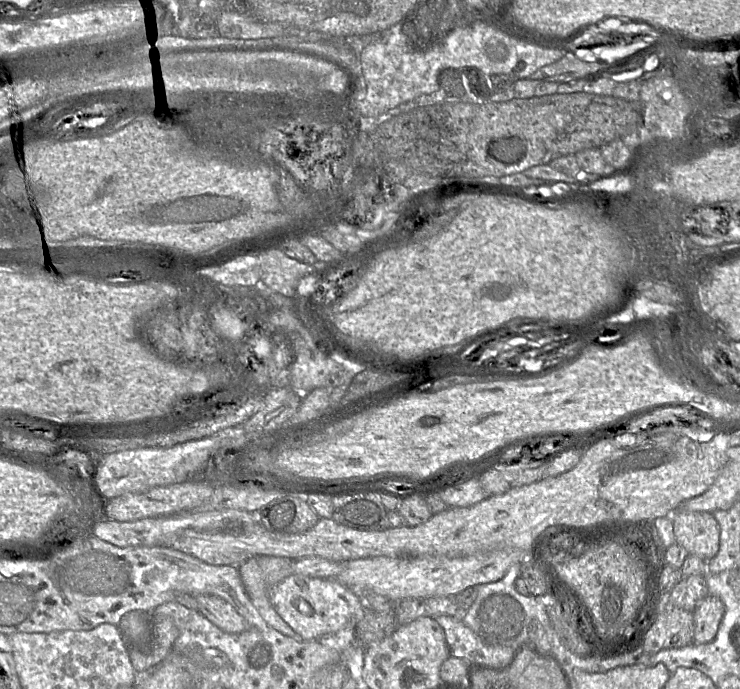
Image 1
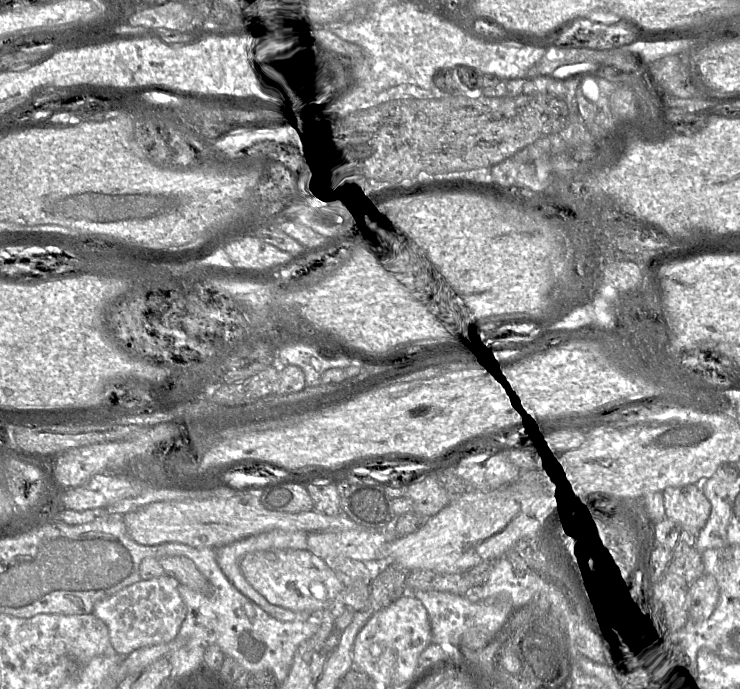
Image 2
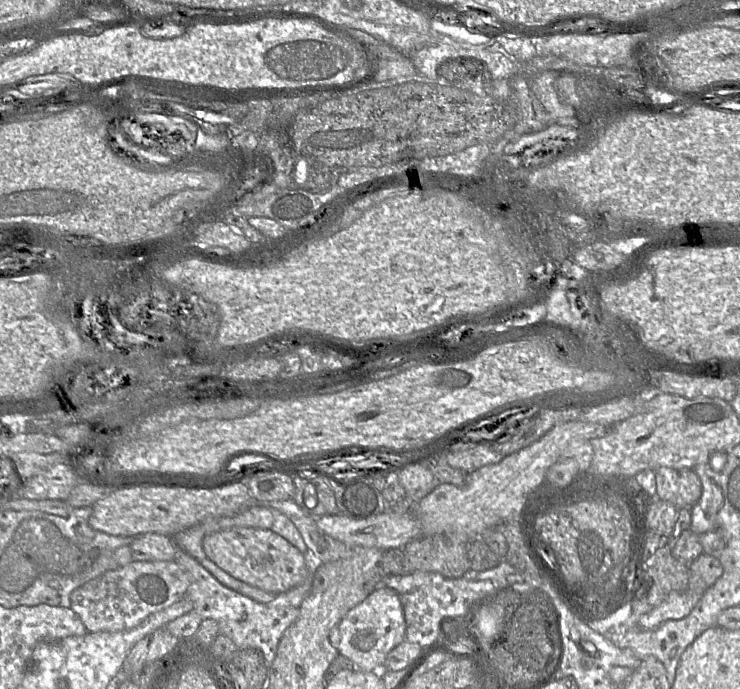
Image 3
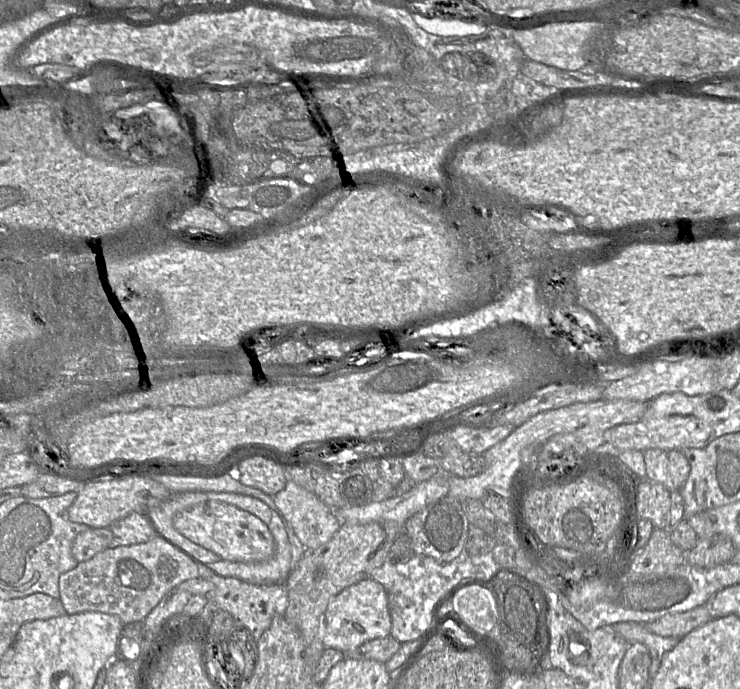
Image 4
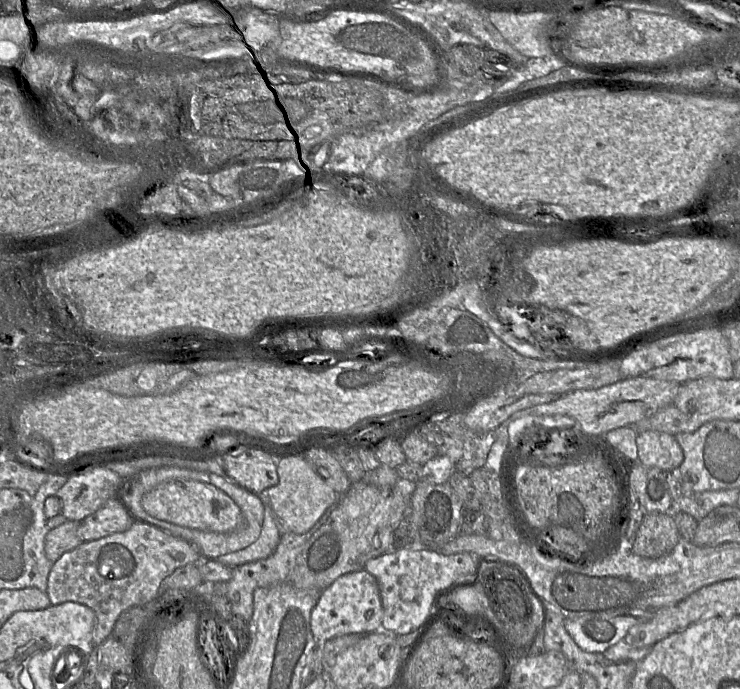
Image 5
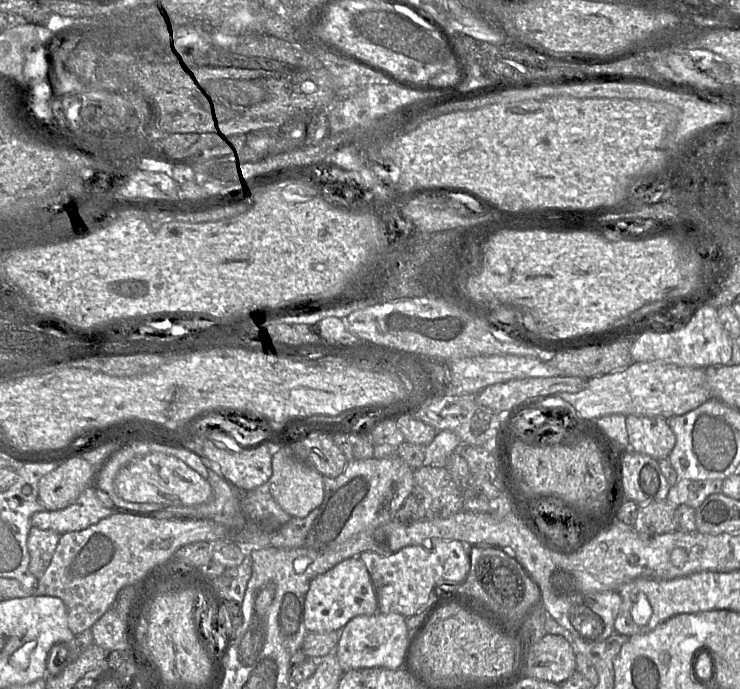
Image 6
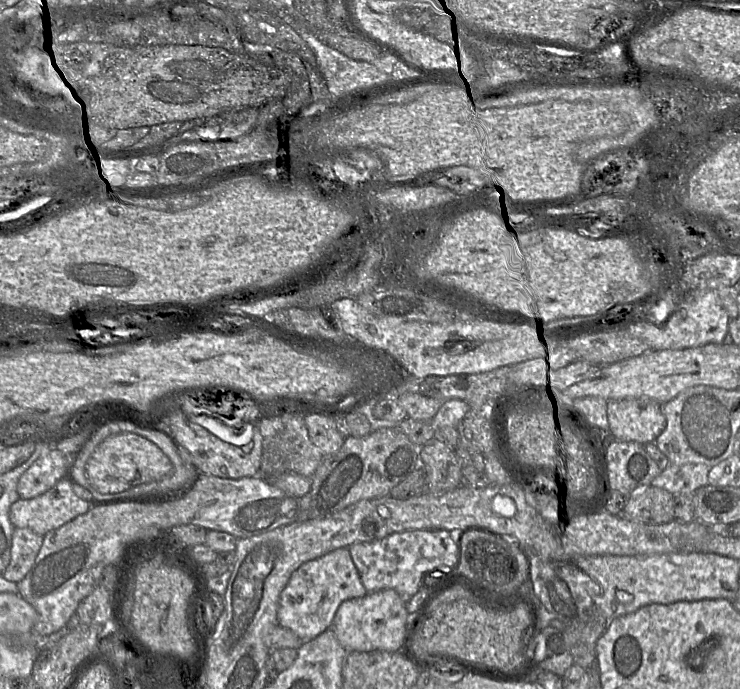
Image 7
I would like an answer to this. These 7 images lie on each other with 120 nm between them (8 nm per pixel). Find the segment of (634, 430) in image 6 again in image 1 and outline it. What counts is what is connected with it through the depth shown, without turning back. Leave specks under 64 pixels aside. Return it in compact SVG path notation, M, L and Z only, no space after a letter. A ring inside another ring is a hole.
M678 509L671 519L676 543L687 554L696 555L705 562L716 556L720 533L712 513Z

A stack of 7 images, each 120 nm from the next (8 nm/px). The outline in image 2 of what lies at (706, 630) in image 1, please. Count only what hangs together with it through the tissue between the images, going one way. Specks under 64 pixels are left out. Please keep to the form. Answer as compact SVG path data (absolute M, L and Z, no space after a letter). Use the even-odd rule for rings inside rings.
M706 572L690 585L689 618L696 621L708 619L719 600L716 579Z

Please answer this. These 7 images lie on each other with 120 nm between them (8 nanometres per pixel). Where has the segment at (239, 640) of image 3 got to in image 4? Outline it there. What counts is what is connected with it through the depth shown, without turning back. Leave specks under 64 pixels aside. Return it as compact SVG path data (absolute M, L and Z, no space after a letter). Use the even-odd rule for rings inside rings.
M196 564L199 577L208 580L214 585L214 601L217 607L227 611L237 622L237 625L243 625L256 642L268 629L275 616L285 615L288 606L288 595L284 584L251 584L237 578L221 577L206 565Z

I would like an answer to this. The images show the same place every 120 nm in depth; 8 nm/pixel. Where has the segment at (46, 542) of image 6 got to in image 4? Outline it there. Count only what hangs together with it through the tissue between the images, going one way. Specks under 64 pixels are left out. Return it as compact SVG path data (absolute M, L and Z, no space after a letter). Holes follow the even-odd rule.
M108 527L89 528L75 538L72 554L79 563L88 561L96 554L111 548L112 541L112 533Z

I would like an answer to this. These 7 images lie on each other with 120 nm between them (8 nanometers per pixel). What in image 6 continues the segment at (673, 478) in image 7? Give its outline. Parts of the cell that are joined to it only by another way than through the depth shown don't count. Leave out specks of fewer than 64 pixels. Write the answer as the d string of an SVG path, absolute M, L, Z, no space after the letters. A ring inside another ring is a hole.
M680 479L670 487L667 500L676 506L685 504L697 509L707 497L721 493L722 485L722 480Z

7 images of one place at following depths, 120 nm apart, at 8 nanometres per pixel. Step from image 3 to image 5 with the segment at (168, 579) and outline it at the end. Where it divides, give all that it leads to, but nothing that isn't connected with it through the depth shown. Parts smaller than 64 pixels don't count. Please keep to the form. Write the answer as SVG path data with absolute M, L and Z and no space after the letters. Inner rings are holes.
M133 522L124 532L84 541L64 553L48 576L47 596L53 605L75 602L93 610L94 646L112 635L122 612L155 600L162 581L176 569L201 563L199 550L190 542L146 522Z

